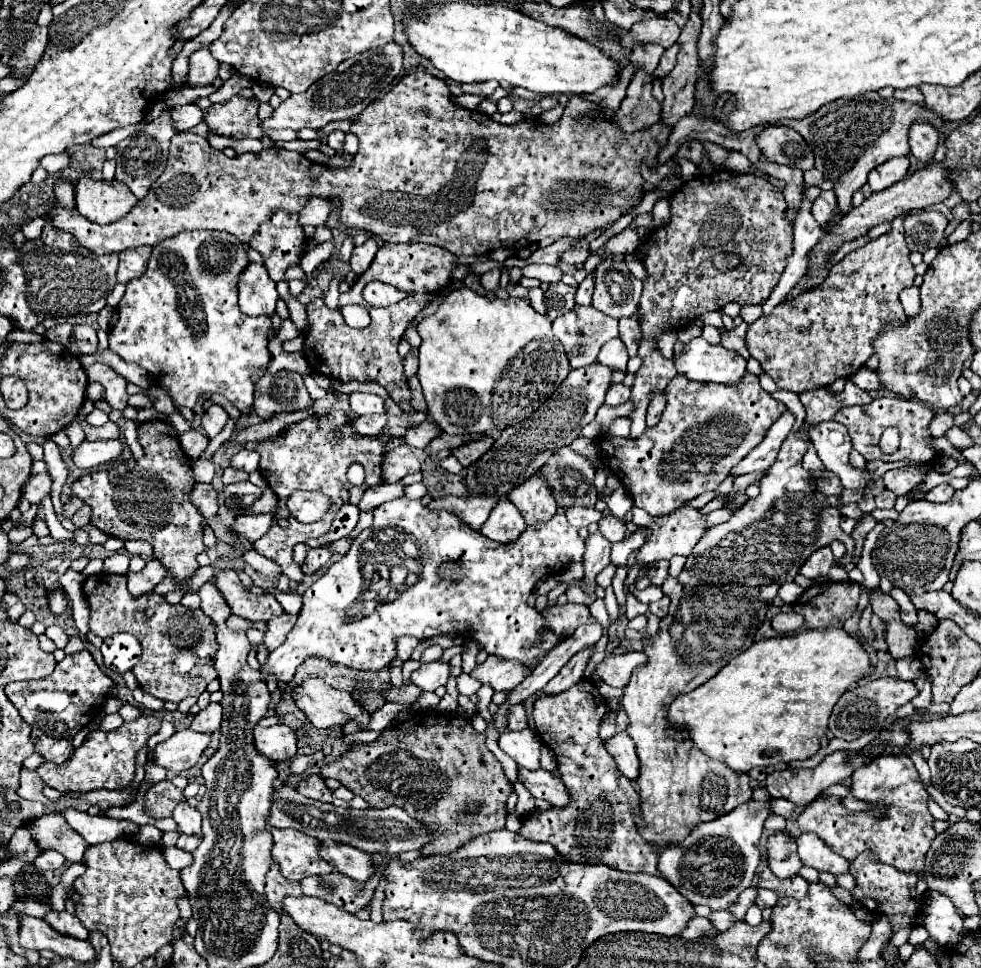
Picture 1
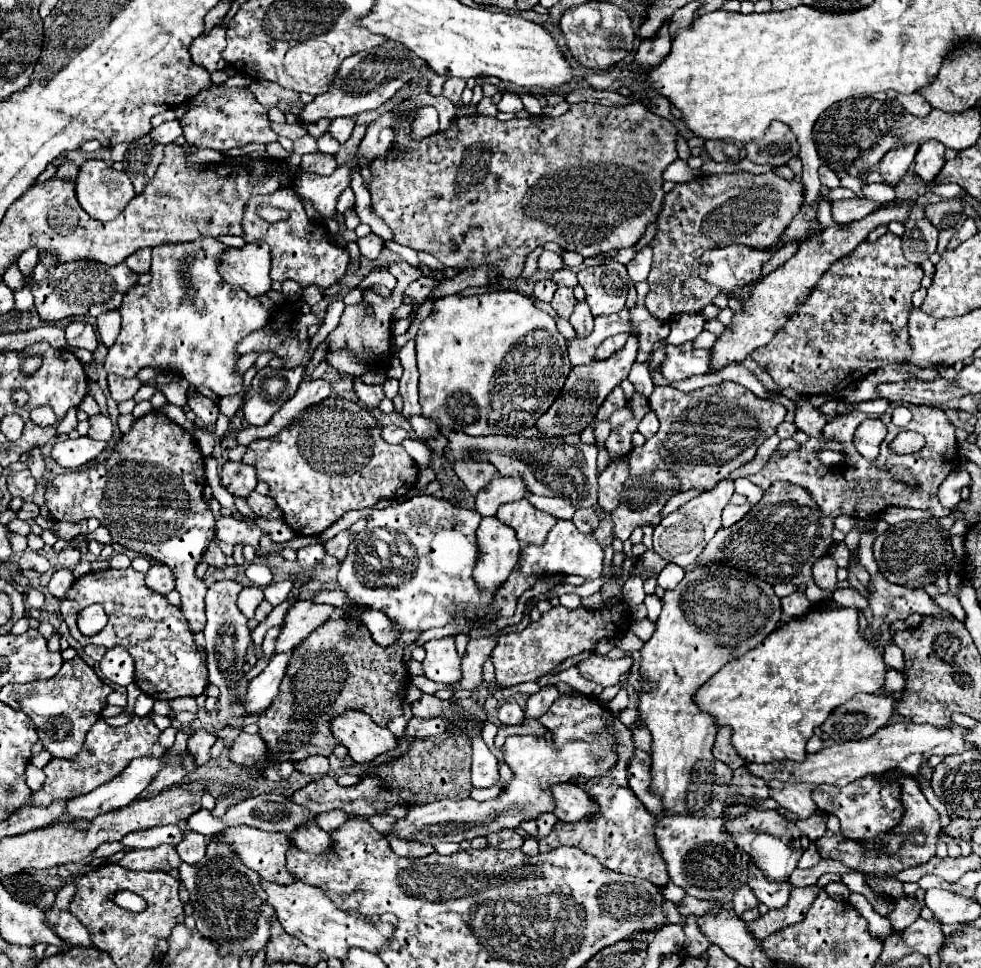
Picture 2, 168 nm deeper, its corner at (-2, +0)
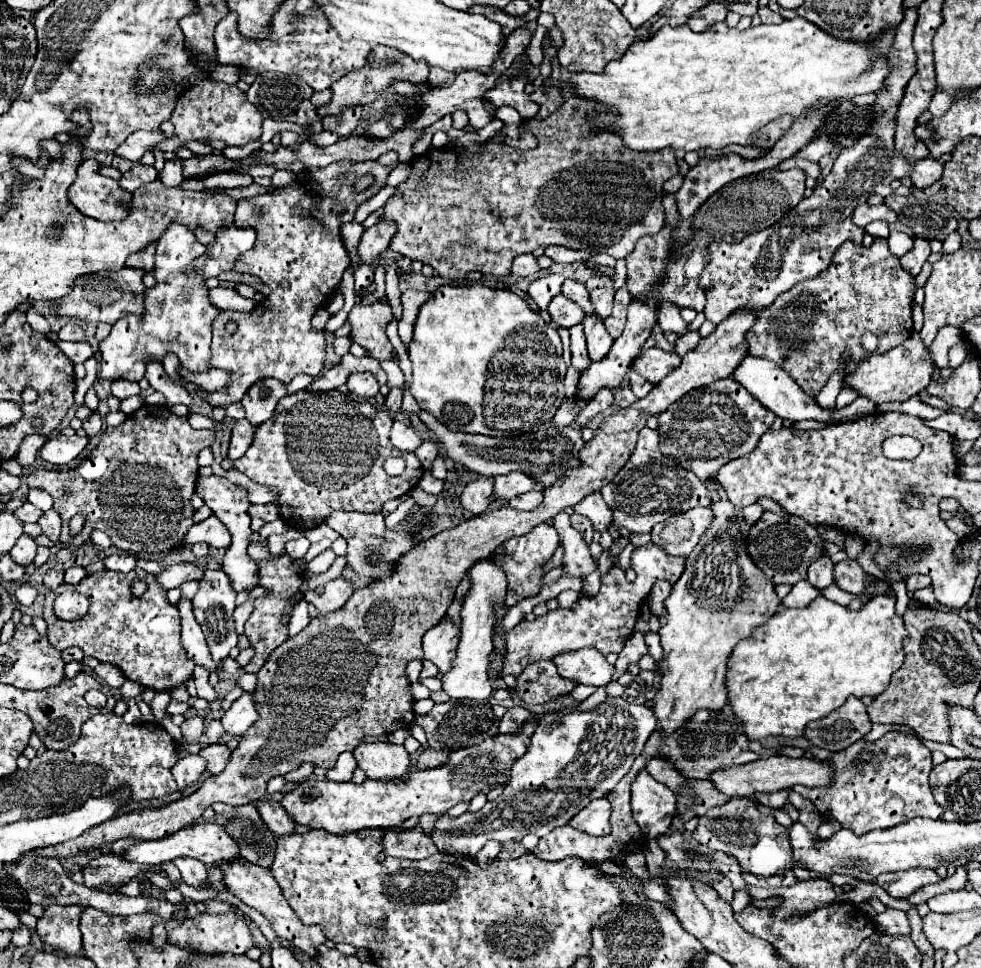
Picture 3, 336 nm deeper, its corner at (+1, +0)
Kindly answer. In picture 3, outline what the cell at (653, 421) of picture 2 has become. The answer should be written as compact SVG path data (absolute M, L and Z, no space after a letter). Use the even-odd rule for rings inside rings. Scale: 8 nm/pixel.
M645 427L639 433L639 441L631 459L615 475L615 479L601 489L601 495L609 507L613 507L613 529L629 529L631 533L649 533L655 523L685 513L693 507L709 507L711 497L707 487L695 473L683 469L681 465L663 465L665 455L659 451L659 433ZM663 513L663 515L659 515Z

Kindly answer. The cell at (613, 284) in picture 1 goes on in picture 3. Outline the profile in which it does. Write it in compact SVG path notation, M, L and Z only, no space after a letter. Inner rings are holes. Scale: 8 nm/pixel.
M595 273L587 283L585 283L589 295L591 295L591 301L595 305L595 311L601 319L607 319L607 315L611 315L611 309L613 309L613 295L615 295L615 289L613 289L613 281L611 277L607 275L601 275L601 273Z

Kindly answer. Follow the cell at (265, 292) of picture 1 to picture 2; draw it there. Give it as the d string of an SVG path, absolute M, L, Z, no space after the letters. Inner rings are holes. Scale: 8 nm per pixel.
M246 243L242 249L228 249L226 255L222 255L222 277L240 289L244 289L250 297L260 297L266 295L272 289L272 279L270 279L270 249L266 243Z

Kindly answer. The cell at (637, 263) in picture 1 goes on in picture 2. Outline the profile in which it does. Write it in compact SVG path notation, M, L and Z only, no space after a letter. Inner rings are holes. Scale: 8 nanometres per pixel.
M647 280L635 283L637 292L636 307L630 309L630 331L636 333L638 337L638 361L646 363L652 351L652 345L660 339L666 339L670 333L668 323L662 323L658 319L654 319L646 307L644 307L645 296L649 292L649 285Z

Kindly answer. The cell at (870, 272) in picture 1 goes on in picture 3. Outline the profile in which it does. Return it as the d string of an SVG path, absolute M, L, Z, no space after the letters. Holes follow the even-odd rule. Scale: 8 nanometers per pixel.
M875 239L871 247L843 243L833 255L829 269L797 283L759 313L755 325L745 335L749 353L775 361L807 395L815 397L839 367L845 349L851 349L847 371L871 357L869 351L859 347L863 333L871 331L879 337L877 353L887 353L909 339L913 329L913 283L915 279L899 267L899 259L891 255L885 239Z

